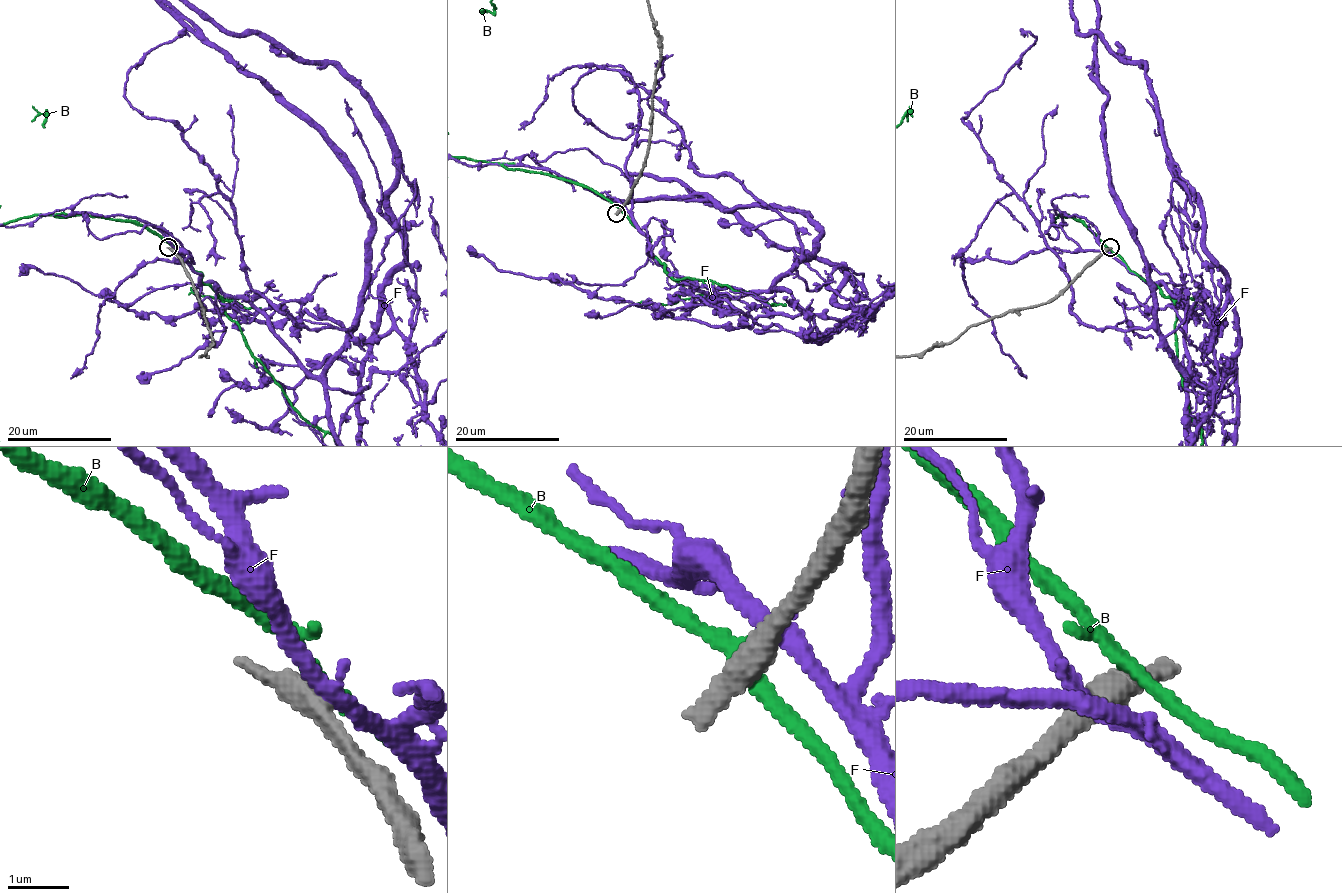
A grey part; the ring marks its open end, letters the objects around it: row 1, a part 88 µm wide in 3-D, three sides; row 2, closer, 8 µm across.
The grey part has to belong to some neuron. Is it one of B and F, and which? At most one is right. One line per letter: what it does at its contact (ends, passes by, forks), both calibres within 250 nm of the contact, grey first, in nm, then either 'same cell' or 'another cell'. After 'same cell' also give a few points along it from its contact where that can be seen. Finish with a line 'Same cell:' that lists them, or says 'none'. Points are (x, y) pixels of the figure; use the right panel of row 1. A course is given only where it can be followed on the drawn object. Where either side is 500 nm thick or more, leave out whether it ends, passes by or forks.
B: 550/260 nm | another cell
F: it passes by | 400/280 nm | another cell
Same cell: none

